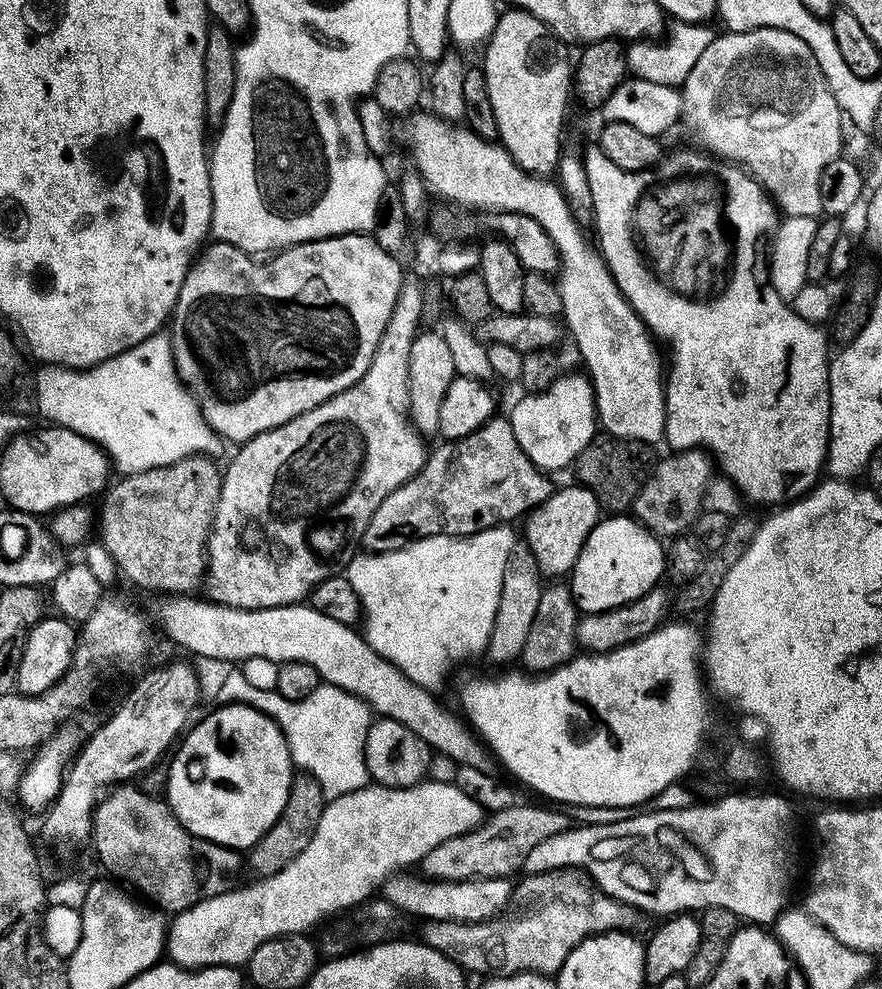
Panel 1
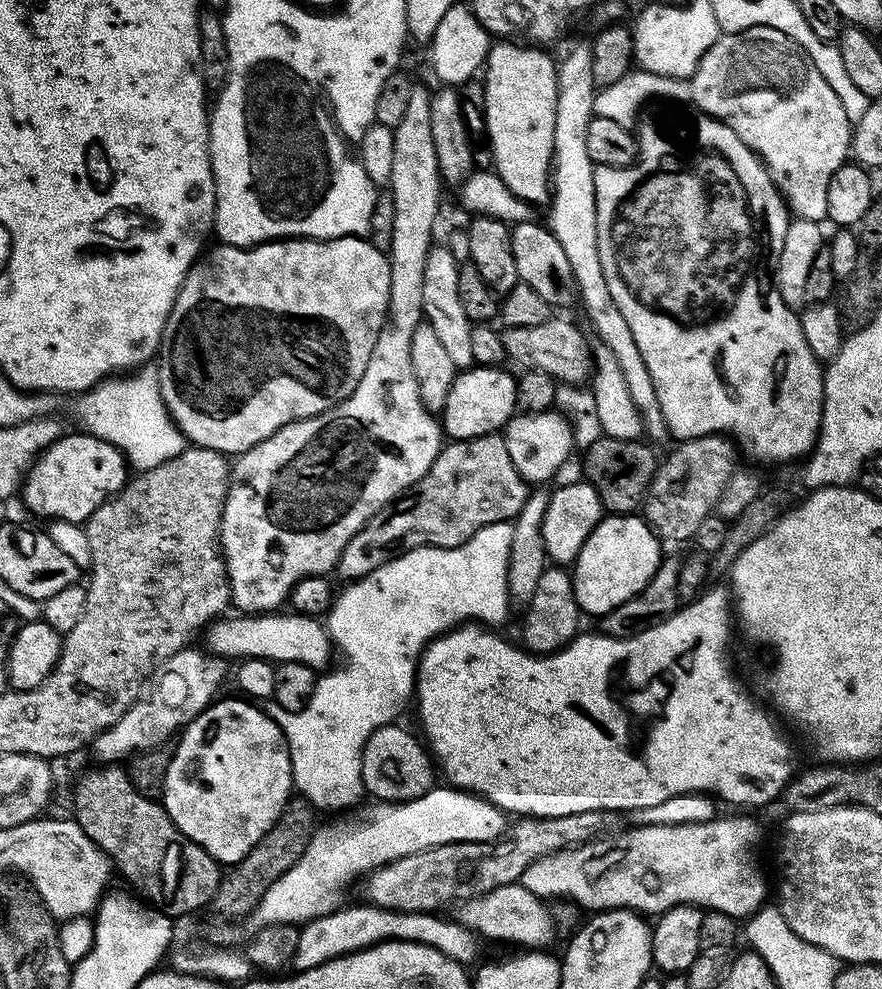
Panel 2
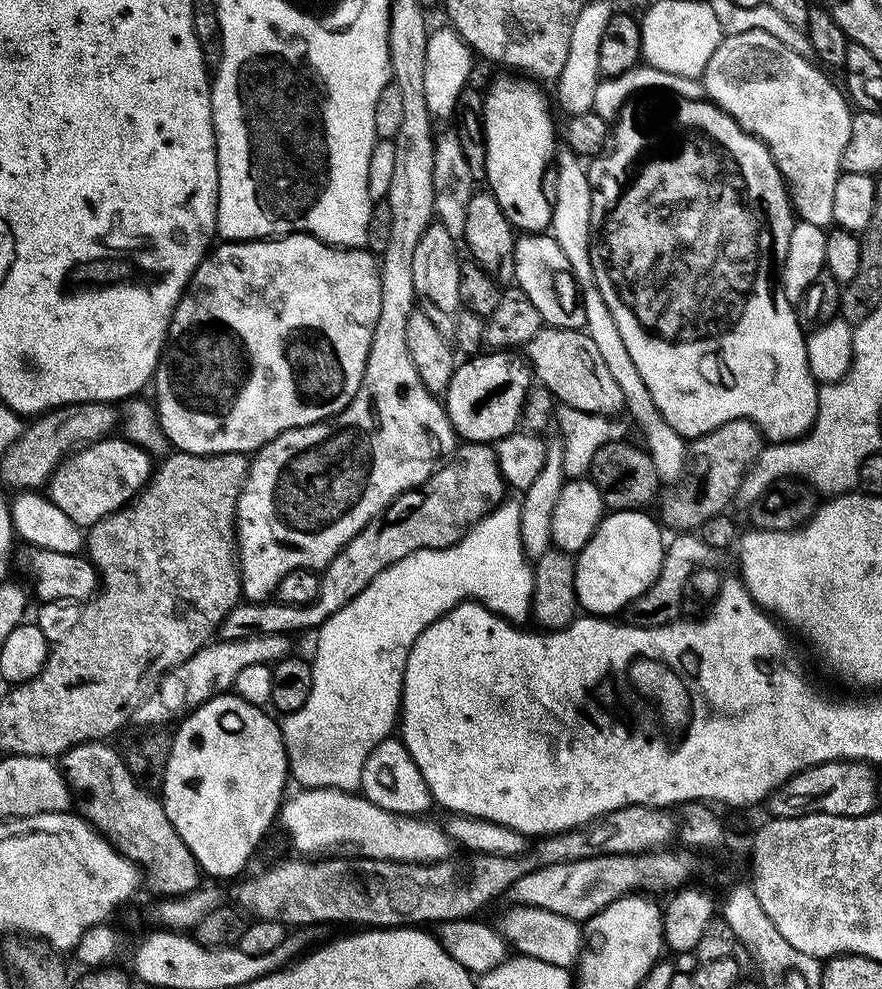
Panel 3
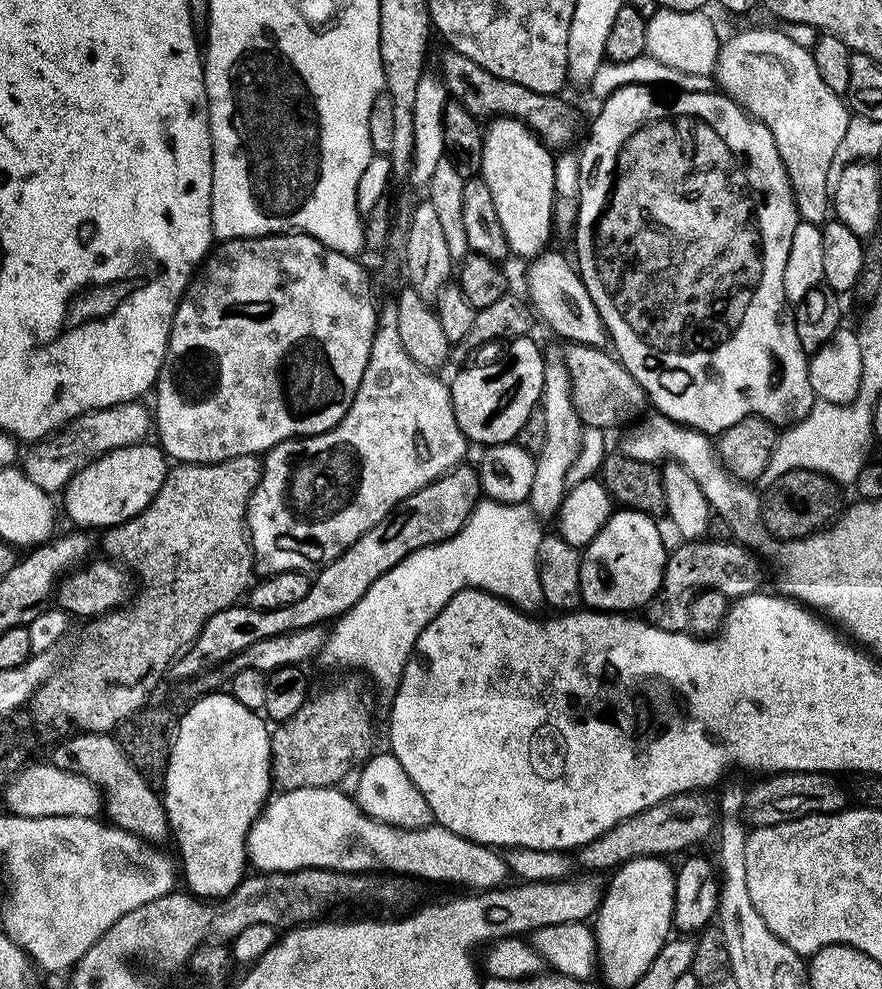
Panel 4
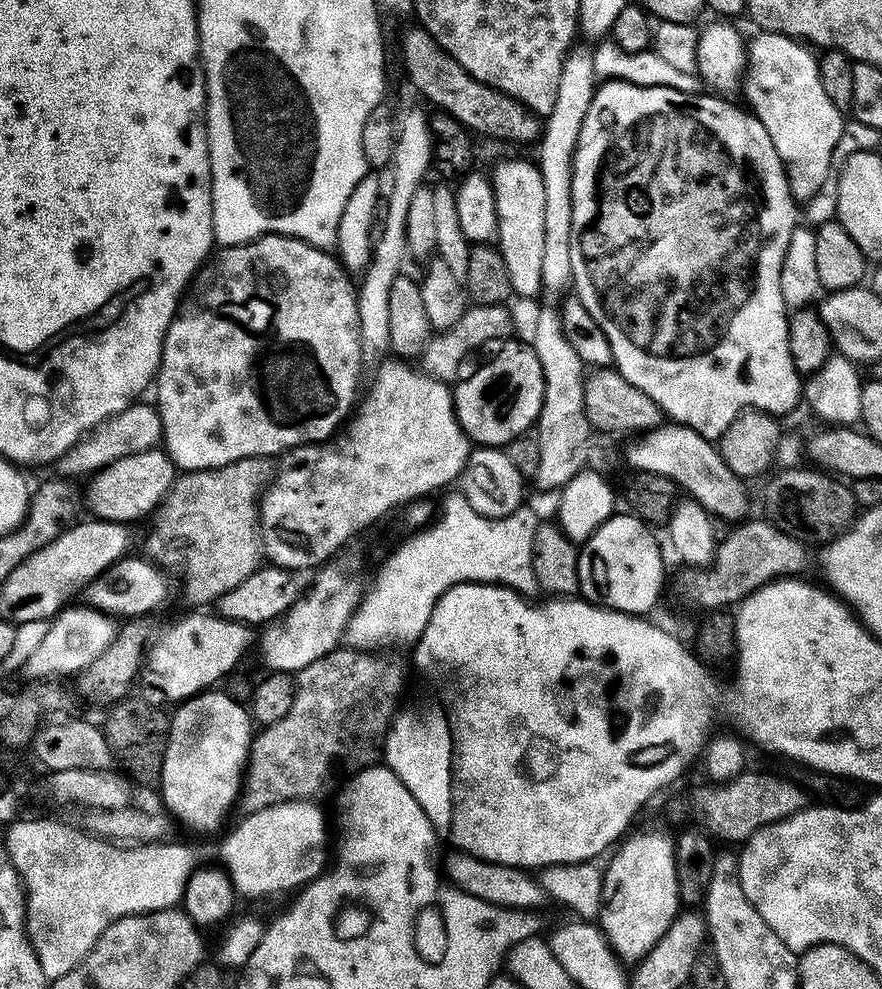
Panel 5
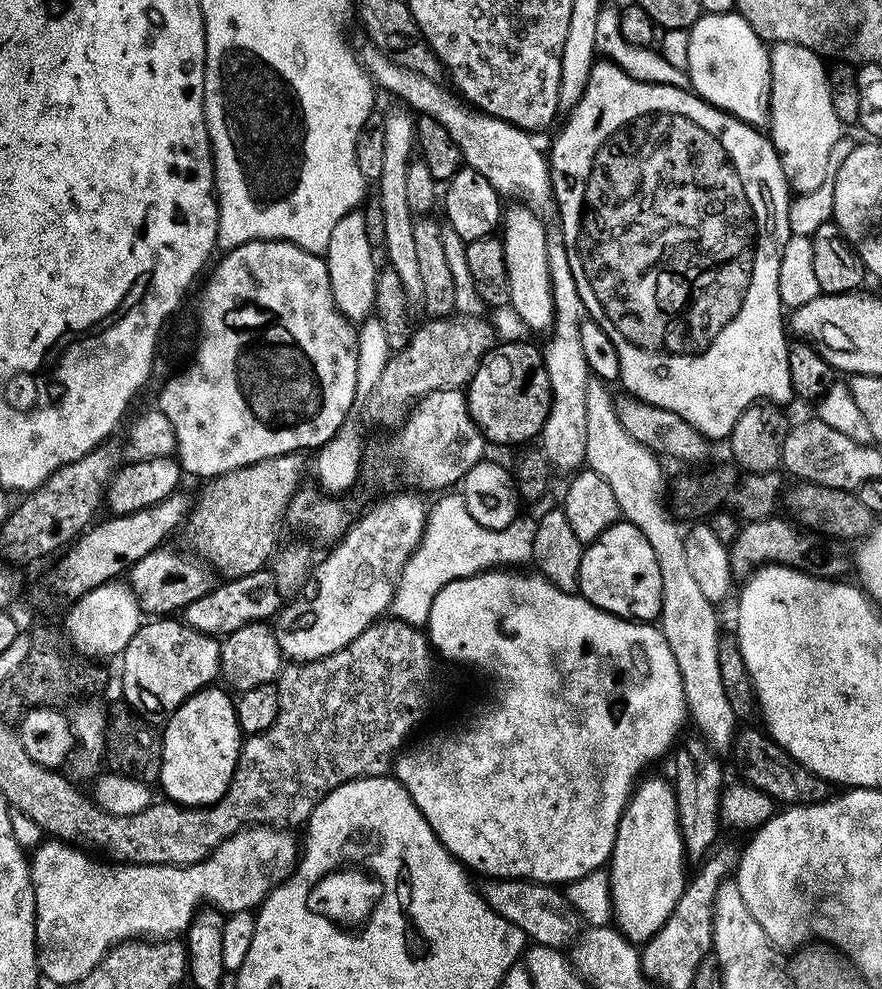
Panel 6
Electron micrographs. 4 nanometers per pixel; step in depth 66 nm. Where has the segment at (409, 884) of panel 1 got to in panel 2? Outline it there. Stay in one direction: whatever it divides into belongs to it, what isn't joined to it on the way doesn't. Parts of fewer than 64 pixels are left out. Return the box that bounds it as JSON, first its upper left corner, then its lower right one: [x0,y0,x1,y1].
[455,883,556,950]

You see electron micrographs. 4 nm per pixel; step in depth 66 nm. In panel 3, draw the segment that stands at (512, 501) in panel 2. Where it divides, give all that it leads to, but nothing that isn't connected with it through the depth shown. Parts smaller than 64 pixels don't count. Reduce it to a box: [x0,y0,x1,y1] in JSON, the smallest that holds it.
[218,442,506,640]

